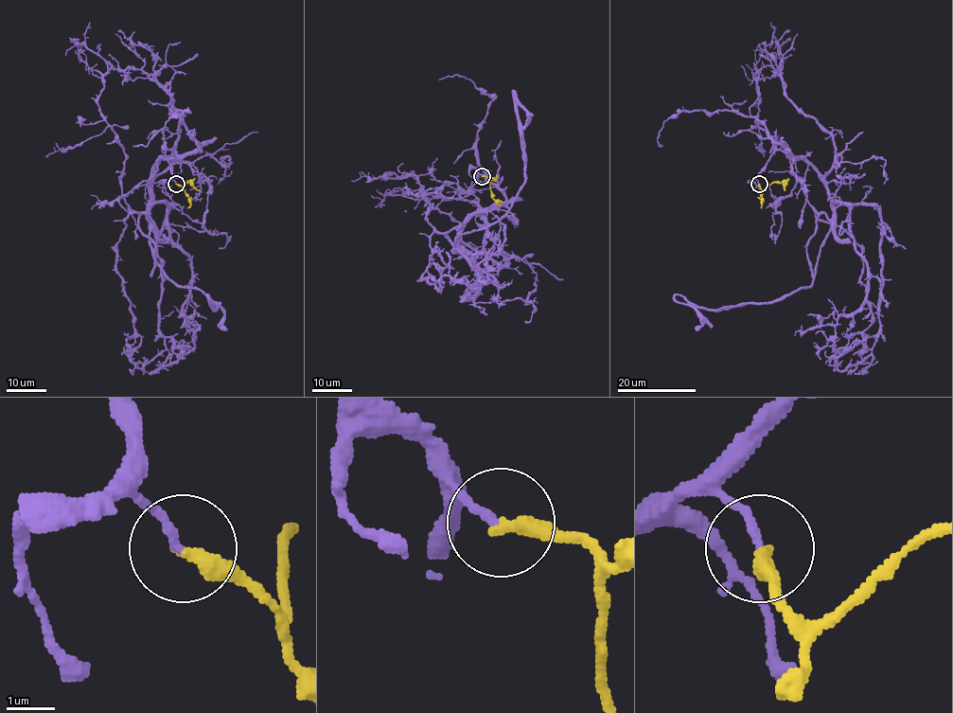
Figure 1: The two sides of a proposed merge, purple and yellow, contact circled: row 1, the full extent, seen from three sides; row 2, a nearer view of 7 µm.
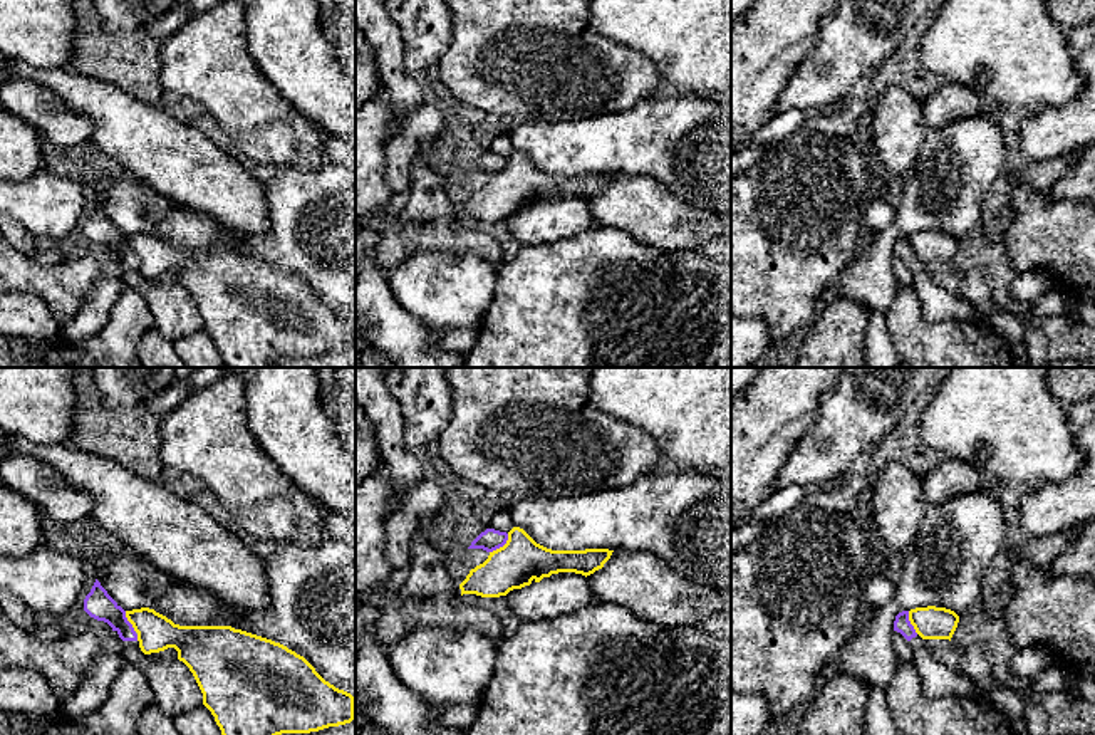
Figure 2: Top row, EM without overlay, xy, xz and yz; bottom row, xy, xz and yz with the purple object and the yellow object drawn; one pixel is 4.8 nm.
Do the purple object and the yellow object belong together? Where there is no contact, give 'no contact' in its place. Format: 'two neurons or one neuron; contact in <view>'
two neurons; contact in xz

